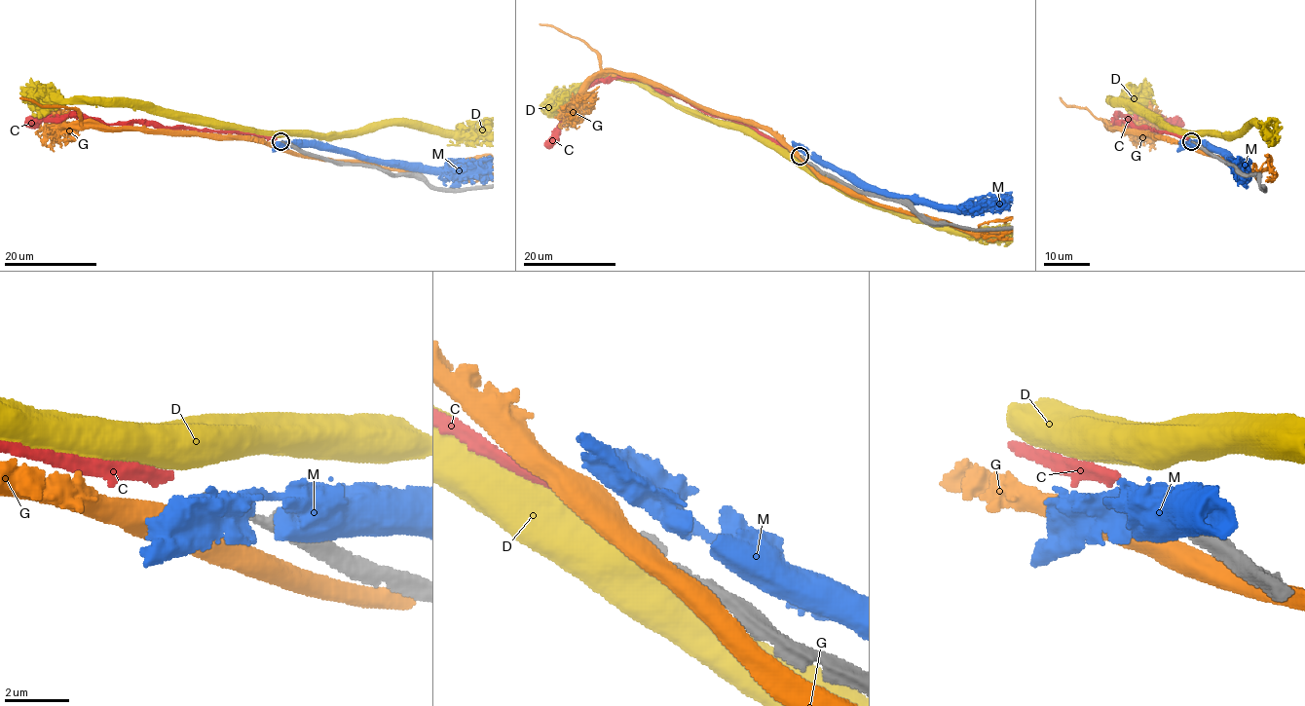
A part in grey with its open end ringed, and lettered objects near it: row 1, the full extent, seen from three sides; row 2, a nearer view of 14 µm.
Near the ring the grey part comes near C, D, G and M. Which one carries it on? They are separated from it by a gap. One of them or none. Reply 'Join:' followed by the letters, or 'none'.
Join: none

